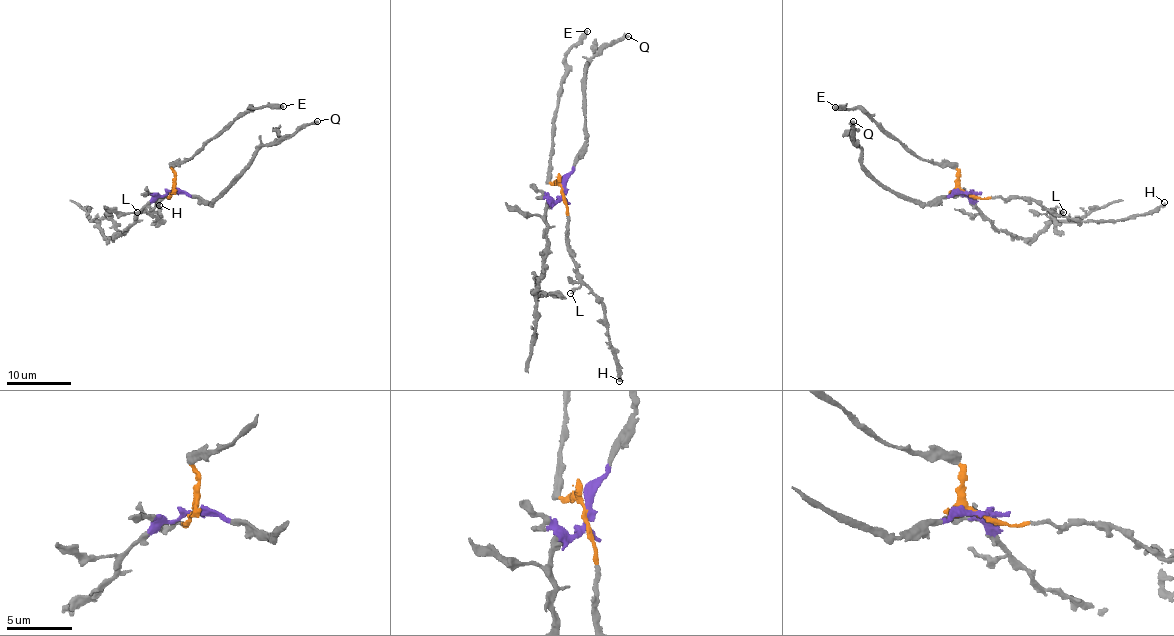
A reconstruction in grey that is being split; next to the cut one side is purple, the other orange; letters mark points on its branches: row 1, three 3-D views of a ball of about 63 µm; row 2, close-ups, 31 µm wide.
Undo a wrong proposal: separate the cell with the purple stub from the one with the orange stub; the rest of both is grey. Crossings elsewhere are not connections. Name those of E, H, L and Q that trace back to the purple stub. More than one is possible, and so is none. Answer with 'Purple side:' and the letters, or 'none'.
Purple side: Q

